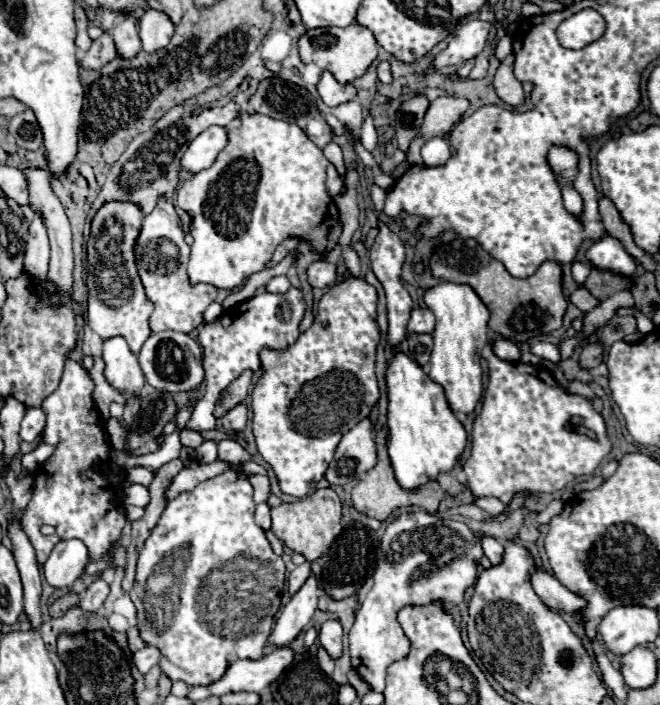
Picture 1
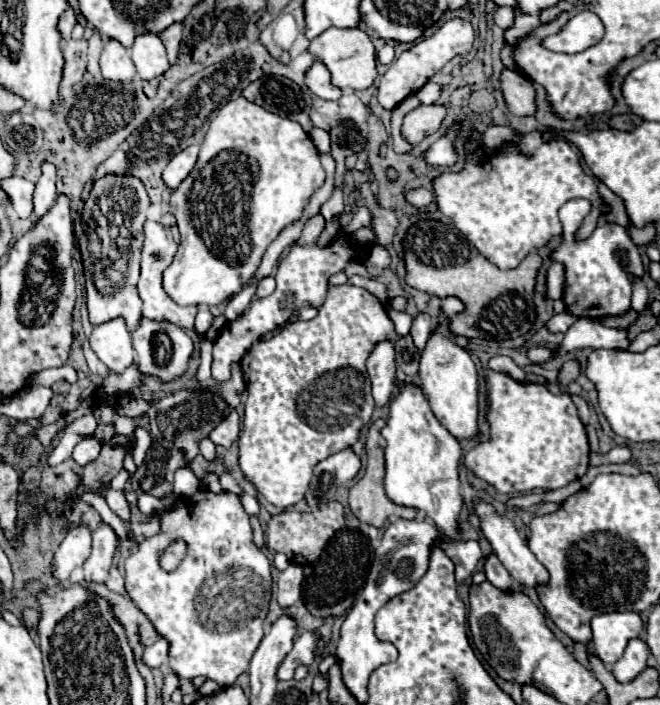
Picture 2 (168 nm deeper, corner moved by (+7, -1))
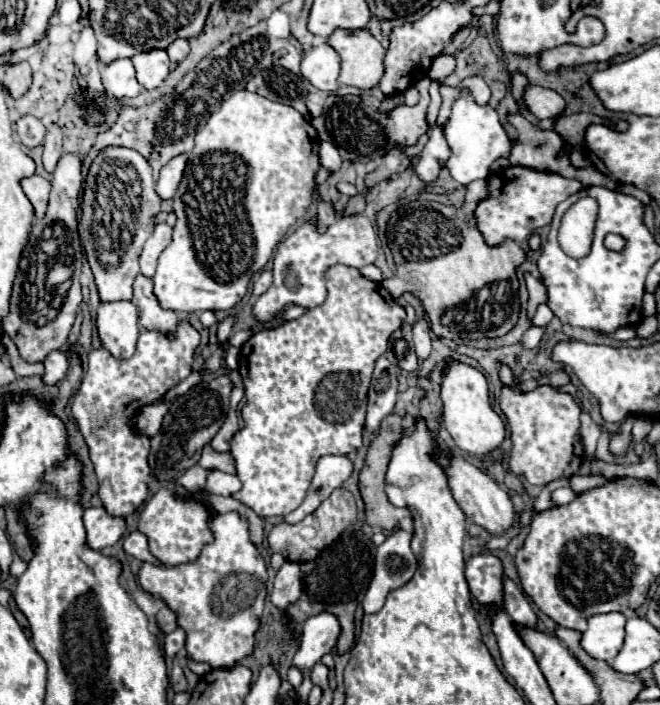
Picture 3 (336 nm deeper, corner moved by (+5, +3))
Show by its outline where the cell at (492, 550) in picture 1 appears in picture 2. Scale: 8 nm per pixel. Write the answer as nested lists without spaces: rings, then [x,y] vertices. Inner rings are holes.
[[[491,552],[489,556],[485,556],[485,576],[491,584],[495,584],[497,588],[511,588],[513,580],[509,576],[509,572],[505,570],[505,566],[501,564],[501,560],[497,560],[497,554]]]

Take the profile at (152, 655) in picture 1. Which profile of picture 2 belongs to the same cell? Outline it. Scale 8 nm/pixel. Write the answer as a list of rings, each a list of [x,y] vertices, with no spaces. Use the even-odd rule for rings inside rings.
[[[157,640],[153,646],[147,646],[141,660],[149,668],[163,668],[167,664],[167,640]]]

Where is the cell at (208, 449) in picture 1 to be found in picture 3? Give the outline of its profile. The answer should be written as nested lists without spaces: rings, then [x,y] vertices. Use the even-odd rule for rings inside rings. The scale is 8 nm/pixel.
[[[211,472],[211,476],[207,478],[205,490],[211,490],[213,494],[221,494],[221,496],[231,496],[241,488],[241,482],[237,478],[237,474],[225,474],[225,472]]]

